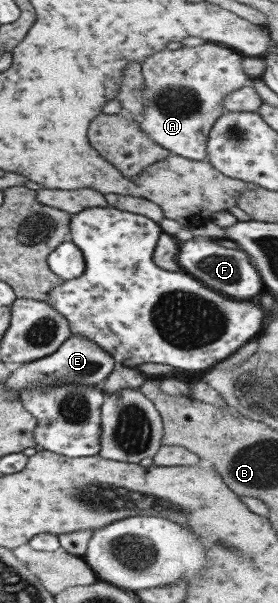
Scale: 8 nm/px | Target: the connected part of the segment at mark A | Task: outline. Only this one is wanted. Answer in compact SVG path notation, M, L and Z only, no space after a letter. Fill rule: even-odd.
M216 43L195 47L162 49L144 58L140 63L144 107L135 121L152 142L170 154L193 161L206 159L206 139L212 123L224 112L222 98L250 83L242 70L244 56Z

